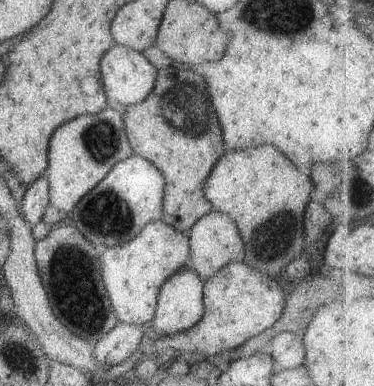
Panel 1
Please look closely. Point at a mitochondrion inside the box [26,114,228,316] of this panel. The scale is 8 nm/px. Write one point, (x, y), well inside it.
(106, 215)

